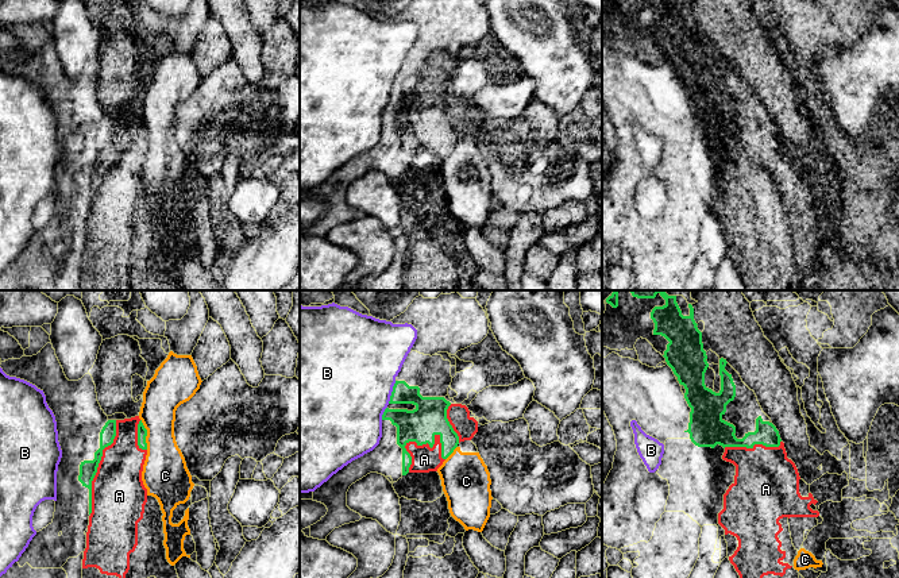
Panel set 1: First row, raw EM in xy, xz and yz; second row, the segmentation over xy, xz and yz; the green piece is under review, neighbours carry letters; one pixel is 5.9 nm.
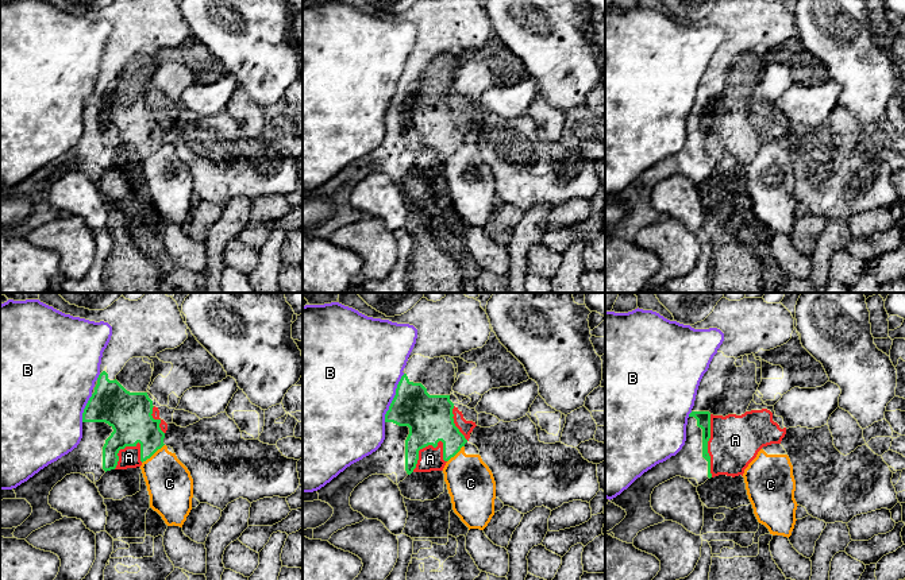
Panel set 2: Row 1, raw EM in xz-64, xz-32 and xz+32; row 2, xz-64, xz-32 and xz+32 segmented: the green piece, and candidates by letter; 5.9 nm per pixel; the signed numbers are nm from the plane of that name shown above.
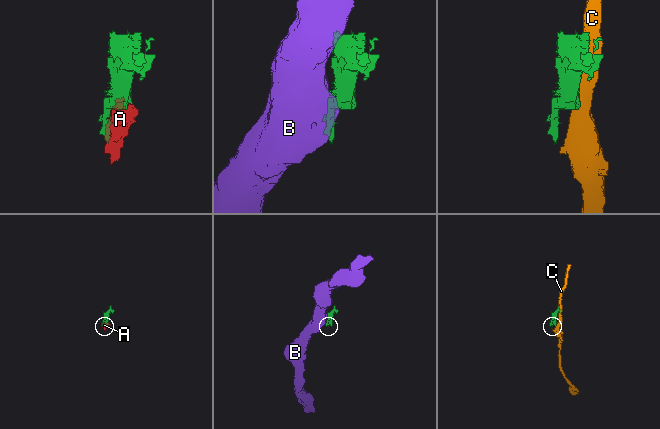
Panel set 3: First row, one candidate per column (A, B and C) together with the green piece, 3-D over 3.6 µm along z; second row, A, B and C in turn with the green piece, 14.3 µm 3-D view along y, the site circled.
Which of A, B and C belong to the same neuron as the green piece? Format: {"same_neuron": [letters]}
{"same_neuron": ["A"]}

